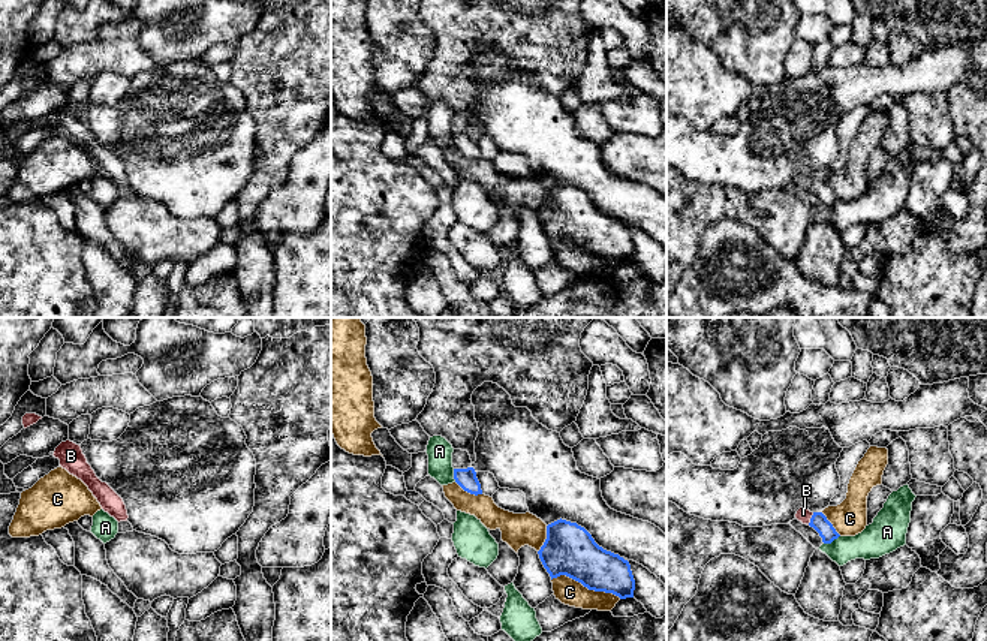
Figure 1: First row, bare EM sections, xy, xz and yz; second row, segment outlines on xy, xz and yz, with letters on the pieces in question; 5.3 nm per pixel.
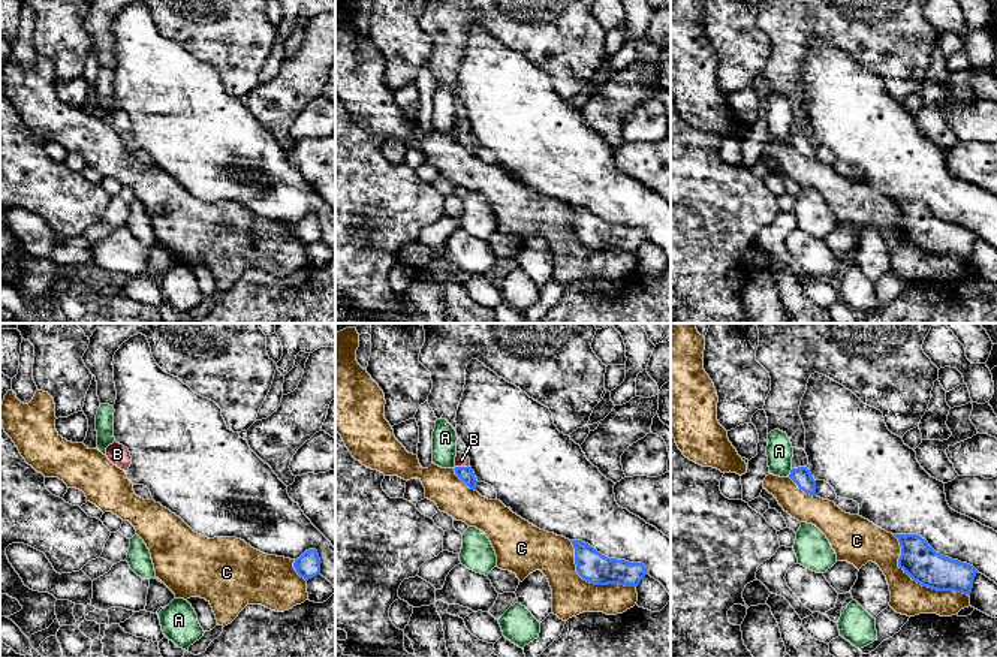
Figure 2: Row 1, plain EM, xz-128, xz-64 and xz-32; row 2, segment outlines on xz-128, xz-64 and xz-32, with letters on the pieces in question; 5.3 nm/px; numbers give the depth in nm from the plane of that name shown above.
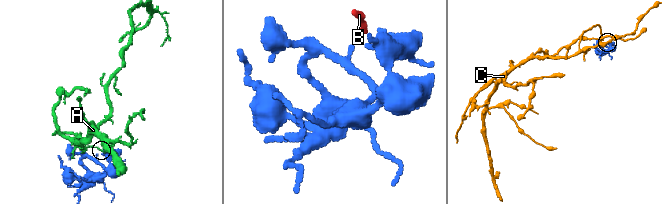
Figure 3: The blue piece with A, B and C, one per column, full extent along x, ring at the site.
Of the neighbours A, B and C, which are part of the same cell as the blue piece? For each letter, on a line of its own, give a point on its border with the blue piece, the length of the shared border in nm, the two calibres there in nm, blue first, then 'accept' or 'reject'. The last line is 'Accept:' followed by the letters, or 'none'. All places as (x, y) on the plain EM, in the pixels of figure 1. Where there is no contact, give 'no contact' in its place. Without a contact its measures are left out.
A: contact yz (831, 205); length 100 nm; calibres 90 and 180 nm; reject
B: contact yz (811, 183); length 80 nm; calibres 90 and 80 nm; accept
C: contact xz (586, 250); length 400 nm; calibres 280 and 140 nm; reject
Accept: B

